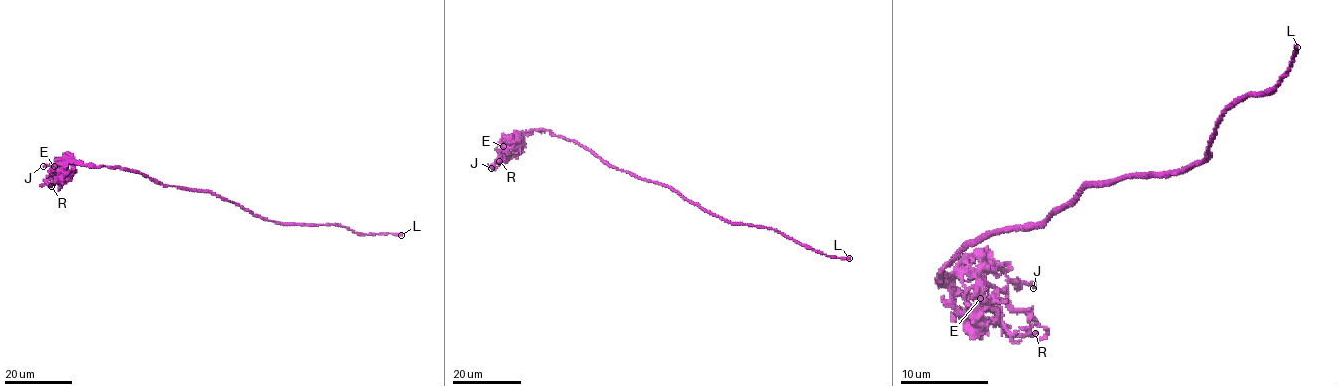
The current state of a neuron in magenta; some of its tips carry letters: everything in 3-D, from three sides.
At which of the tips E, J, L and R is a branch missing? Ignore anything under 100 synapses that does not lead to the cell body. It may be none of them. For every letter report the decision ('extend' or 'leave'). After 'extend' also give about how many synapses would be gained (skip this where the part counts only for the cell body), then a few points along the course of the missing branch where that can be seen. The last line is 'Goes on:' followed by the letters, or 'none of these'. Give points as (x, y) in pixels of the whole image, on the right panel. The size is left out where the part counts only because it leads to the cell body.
E: extend; about 140 synapses; missing branch runs (980, 298), (1020, 306), (1033, 319), (1064, 318), (1084, 340), (1107, 337), (1109, 363), (1124, 371), (1120, 291)
J: leave
L: leave
R: leave
Goes on: E

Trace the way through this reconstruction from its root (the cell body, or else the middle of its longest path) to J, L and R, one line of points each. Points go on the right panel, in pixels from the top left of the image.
J: (1090, 185), (1041, 227), (965, 246), (938, 278), (938, 284), (954, 272), (996, 269), (1033, 288)
L: (1090, 185), (1126, 174), (1172, 173), (1203, 159), (1223, 110), (1278, 84), (1297, 47)
R: (1090, 185), (1041, 227), (965, 246), (938, 278), (938, 284), (954, 272), (981, 276), (1030, 314), (1035, 333)

